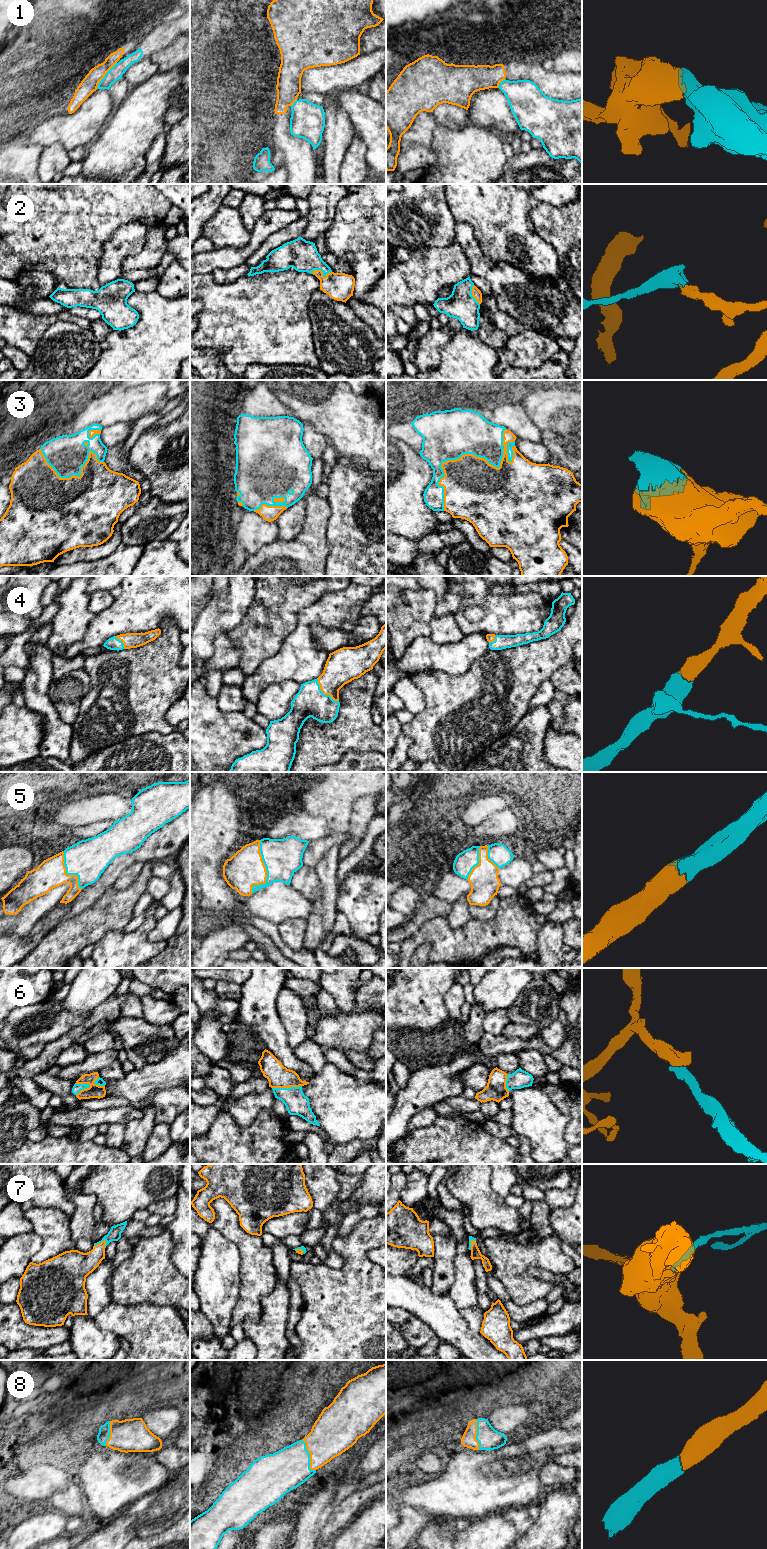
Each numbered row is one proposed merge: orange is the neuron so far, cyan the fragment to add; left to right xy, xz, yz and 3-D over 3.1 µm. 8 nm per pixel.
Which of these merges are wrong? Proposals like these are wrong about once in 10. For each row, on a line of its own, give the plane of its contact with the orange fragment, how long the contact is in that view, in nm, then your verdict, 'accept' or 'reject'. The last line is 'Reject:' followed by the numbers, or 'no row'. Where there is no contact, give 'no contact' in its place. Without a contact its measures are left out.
1: meets orange in xy; contact 280 nm long; reject
2: meets orange in xz; contact 170 nm long; accept
3: meets orange in yz; contact 800 nm long; accept
4: meets orange in xz; contact 260 nm long; accept
5: meets orange in xz; contact 440 nm long; accept
6: meets orange in xy; contact 150 nm long; accept
7: meets orange in xy; contact 110 nm long; accept
8: meets orange in xz; contact 280 nm long; accept
Reject: 1

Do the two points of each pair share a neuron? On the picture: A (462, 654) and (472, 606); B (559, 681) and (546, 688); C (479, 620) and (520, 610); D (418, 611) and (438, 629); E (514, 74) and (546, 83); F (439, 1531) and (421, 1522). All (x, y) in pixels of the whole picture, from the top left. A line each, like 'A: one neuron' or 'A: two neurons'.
A: two neurons
B: two neurons
C: one neuron
D: two neurons
E: one neuron
F: two neurons

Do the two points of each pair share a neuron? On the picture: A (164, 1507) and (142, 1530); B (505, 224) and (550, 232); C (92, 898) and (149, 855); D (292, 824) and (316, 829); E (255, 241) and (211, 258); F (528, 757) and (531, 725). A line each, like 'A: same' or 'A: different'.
A: same
B: different
C: same
D: same
E: same
F: same

